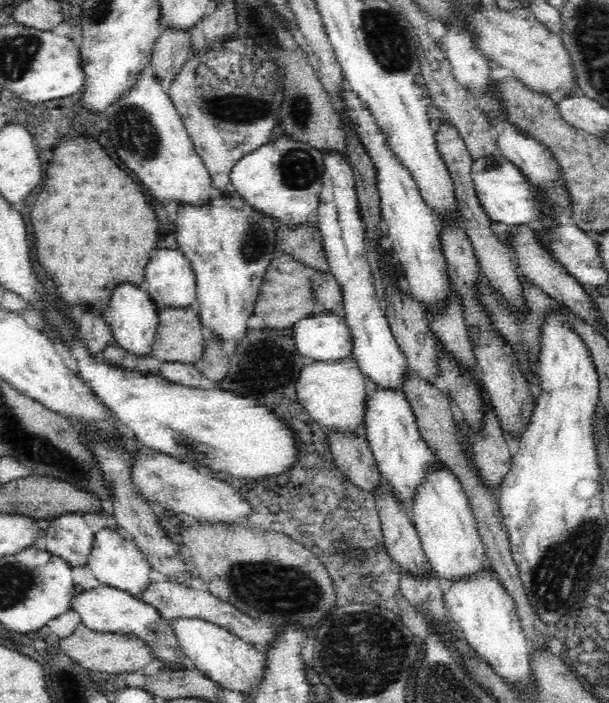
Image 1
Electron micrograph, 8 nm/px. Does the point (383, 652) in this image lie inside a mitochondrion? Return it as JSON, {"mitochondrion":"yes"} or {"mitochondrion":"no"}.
{"mitochondrion":"yes"}

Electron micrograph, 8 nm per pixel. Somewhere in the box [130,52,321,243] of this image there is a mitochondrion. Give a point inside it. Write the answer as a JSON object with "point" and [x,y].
{"point":[235,118]}

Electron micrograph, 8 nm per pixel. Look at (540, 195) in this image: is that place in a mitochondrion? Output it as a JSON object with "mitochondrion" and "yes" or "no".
{"mitochondrion":"no"}

